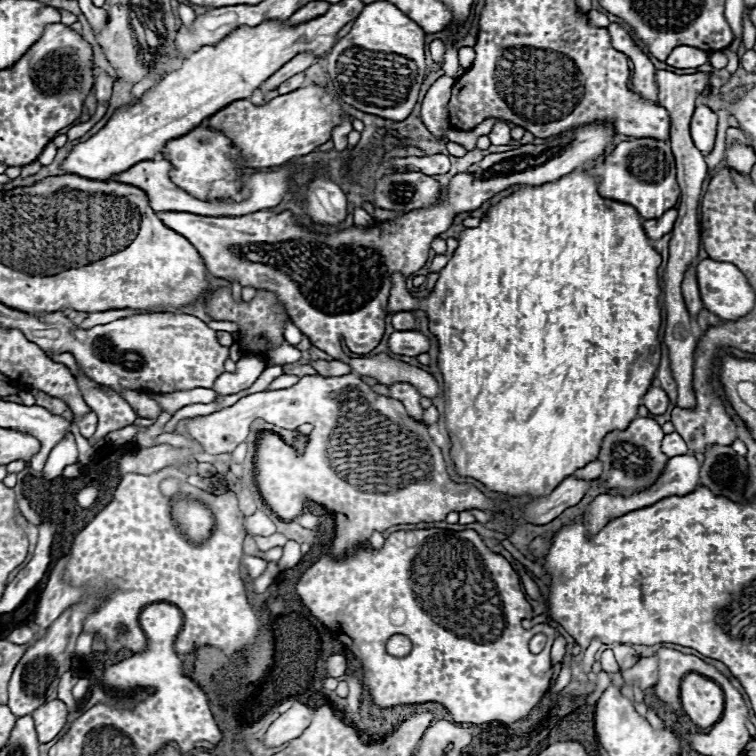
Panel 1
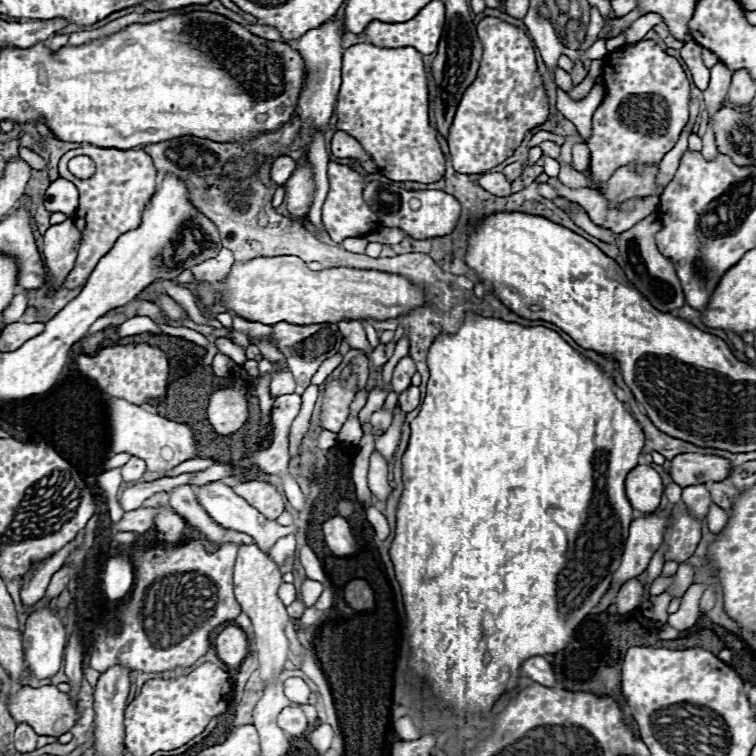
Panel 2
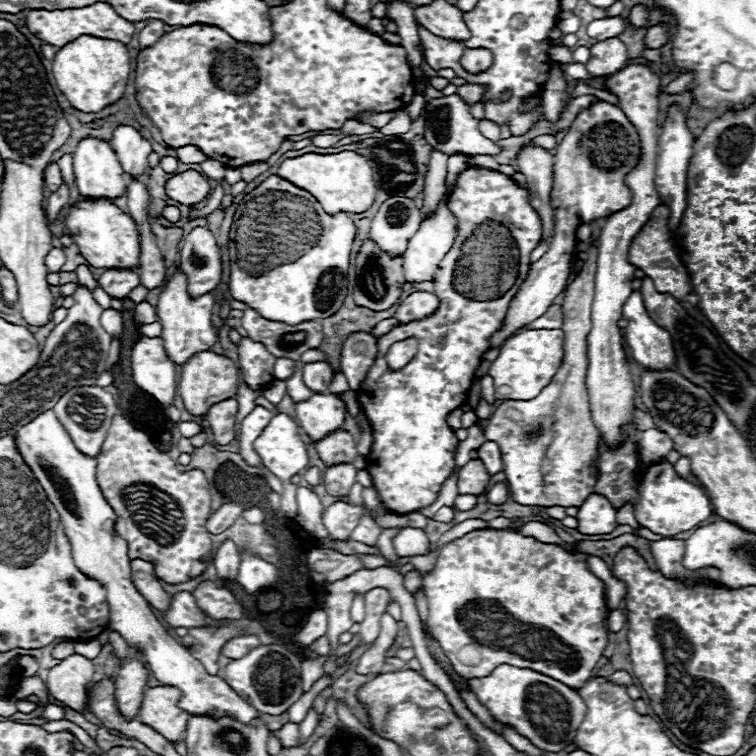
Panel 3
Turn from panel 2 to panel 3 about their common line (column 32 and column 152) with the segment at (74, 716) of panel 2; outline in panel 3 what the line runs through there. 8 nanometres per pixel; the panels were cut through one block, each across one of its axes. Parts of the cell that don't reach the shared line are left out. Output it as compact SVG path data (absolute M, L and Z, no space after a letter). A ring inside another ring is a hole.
M156 686L144 690L144 700L138 710L138 720L166 740L180 740L184 736L190 714L178 708L180 692L174 686Z

